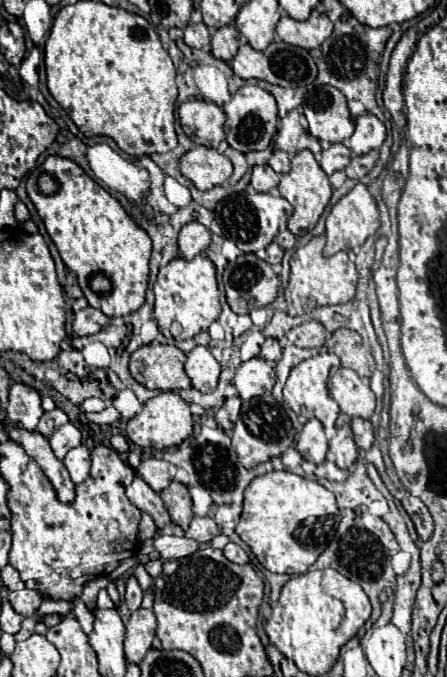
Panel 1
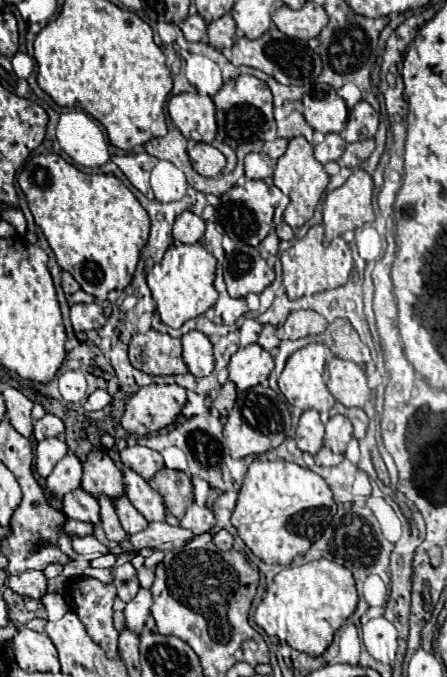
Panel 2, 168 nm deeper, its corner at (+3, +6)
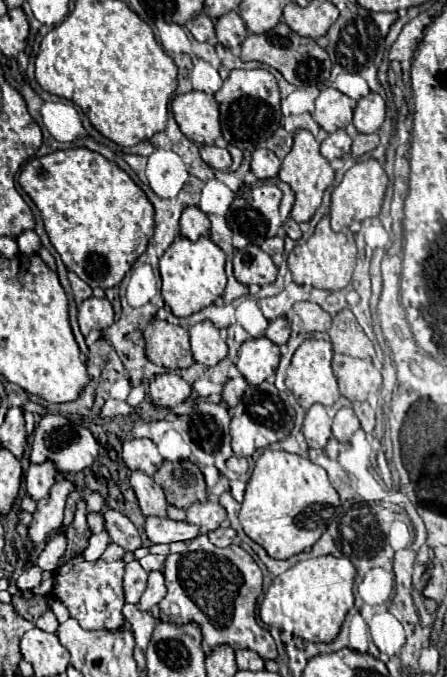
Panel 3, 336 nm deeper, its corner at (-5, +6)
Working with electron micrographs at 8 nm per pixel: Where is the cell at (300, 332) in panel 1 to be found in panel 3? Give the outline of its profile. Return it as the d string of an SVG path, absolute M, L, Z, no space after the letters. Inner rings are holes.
M298 302L290 312L288 320L294 334L312 334L328 332L332 318L314 302Z

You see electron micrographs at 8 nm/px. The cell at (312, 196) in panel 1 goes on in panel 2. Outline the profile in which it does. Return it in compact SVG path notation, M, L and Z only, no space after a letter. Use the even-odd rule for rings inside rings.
M296 136L290 140L288 150L278 158L276 170L274 170L274 184L290 196L290 204L284 210L284 222L290 224L292 228L300 228L306 220L312 218L314 208L318 204L318 200L322 198L326 186L328 186L328 174L324 170L324 166L314 158L312 152L312 144L304 138L304 136Z

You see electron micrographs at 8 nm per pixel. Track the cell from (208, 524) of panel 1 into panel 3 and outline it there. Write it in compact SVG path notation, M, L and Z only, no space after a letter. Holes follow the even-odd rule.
M194 502L188 510L188 522L196 524L200 528L200 534L208 534L212 530L216 530L224 518L226 518L226 510L218 504L218 502Z

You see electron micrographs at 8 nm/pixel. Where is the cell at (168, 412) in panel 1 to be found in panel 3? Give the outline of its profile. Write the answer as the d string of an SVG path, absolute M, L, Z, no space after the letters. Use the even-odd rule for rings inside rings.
M160 374L150 382L150 402L156 408L172 410L182 404L192 392L192 386L180 374Z

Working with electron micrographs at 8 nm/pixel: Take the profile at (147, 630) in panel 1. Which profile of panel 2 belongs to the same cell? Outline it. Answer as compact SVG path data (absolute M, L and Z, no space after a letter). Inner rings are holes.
M140 588L136 598L130 600L124 608L124 616L126 616L126 628L132 632L140 632L146 618L150 616L150 606L152 606L152 594L148 588Z

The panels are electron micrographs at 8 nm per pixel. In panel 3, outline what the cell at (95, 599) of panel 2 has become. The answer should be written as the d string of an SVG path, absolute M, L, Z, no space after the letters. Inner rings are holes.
M82 556L72 558L64 566L56 568L56 586L54 596L70 610L70 616L80 622L86 630L118 630L124 624L122 606L124 606L124 590L122 590L122 576L124 576L124 562L104 562L98 560L90 564L82 560Z

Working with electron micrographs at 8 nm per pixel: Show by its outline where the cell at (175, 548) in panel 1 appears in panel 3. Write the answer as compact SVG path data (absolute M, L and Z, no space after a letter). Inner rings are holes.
M146 518L146 536L152 544L172 544L196 538L200 532L188 522L176 522L170 518Z

